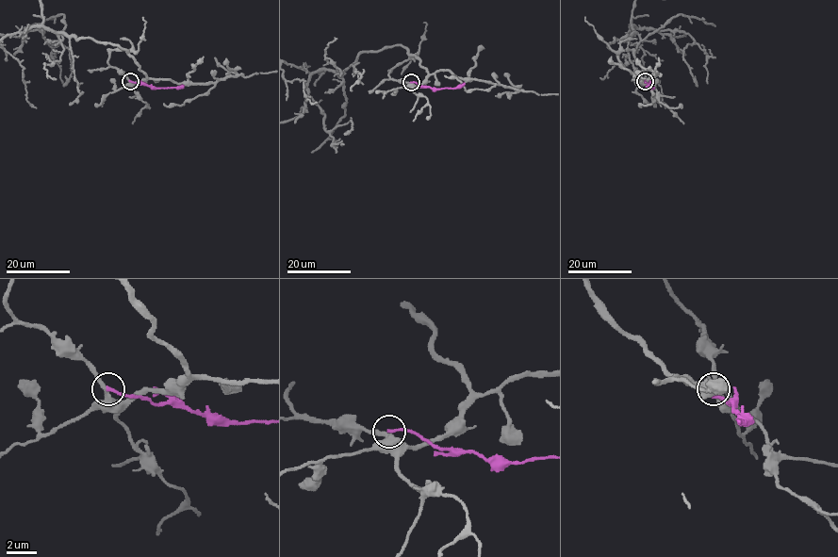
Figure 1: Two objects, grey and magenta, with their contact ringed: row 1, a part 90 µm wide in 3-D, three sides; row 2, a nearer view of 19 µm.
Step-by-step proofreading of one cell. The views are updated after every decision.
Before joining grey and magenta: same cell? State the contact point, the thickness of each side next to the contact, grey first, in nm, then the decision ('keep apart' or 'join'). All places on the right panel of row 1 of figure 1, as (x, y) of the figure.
(645, 81) | 320/200 nm | keep apart

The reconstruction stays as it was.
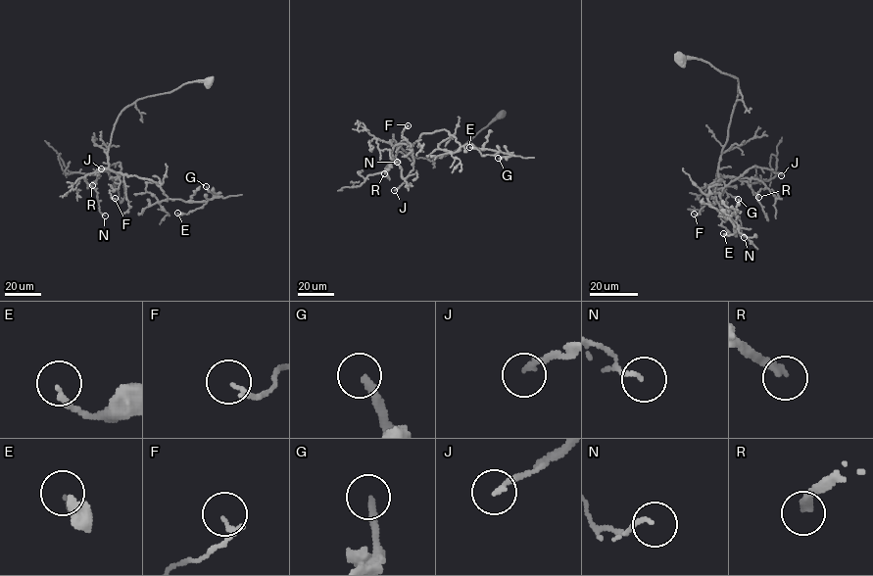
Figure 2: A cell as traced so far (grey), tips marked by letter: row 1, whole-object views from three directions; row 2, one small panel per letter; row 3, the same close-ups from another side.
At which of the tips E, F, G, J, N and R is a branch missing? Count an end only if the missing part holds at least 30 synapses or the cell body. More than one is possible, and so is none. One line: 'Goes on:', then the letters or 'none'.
Goes on: G, J, R

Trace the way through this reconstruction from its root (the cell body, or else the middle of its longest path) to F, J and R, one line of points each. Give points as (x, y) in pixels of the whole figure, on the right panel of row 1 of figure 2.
F: (679, 58), (703, 60), (738, 81), (719, 163), (724, 184), (720, 200), (694, 214)
J: (679, 58), (700, 59), (738, 79), (719, 163), (724, 183), (753, 166), (781, 175)
R: (679, 58), (700, 59), (738, 79), (738, 95), (718, 173), (745, 180), (758, 197)

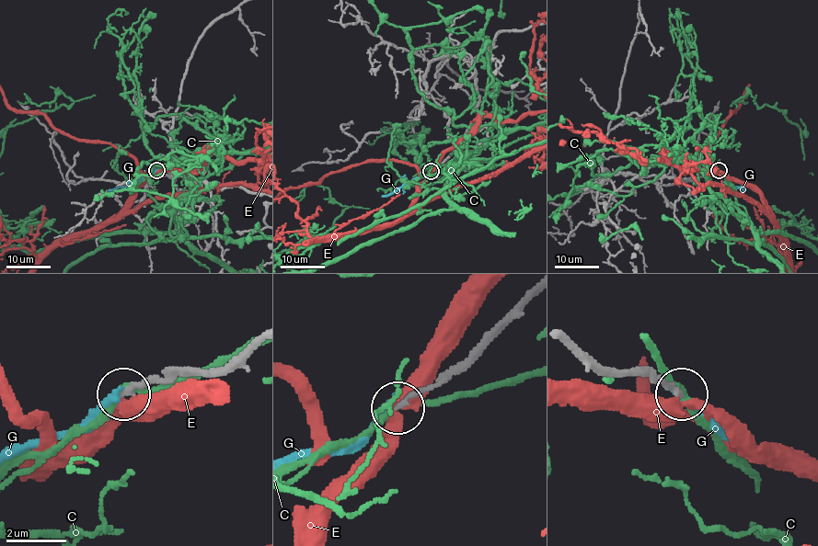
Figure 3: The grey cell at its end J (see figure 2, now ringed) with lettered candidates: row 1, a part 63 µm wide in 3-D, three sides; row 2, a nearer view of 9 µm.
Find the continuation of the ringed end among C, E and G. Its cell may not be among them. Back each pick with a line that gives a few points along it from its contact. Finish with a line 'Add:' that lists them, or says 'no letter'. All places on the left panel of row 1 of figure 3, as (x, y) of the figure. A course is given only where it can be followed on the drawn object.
Add: no letter

